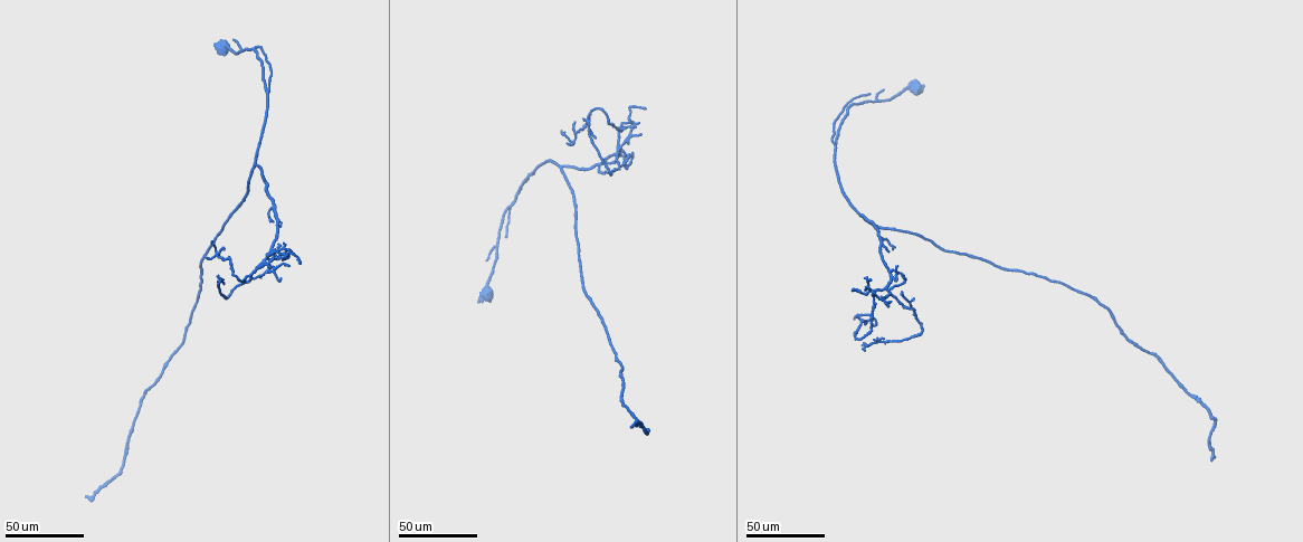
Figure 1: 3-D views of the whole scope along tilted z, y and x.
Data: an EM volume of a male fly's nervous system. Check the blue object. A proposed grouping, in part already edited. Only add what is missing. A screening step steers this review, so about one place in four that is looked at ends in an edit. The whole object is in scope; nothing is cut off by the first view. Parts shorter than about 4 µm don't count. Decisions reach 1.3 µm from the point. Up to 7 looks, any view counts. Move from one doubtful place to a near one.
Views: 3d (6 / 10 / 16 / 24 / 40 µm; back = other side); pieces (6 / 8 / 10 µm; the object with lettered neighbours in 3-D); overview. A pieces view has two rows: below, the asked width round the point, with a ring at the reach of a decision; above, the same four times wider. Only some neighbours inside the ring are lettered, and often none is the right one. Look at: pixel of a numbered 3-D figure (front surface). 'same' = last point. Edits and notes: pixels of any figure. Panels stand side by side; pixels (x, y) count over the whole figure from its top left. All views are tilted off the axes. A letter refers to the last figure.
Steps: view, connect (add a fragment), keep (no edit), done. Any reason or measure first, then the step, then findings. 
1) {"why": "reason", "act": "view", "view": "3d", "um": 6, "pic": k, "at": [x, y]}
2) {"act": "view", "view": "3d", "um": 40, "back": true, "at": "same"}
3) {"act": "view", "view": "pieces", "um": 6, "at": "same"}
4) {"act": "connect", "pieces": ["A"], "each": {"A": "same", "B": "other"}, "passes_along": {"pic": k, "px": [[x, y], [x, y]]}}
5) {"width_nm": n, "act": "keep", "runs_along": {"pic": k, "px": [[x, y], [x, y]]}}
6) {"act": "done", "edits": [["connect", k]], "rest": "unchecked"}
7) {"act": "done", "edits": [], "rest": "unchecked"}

{"why": "thin end", "act": "view", "view": "3d", "um": 24, "pic": 1, "at": [883, 91]}

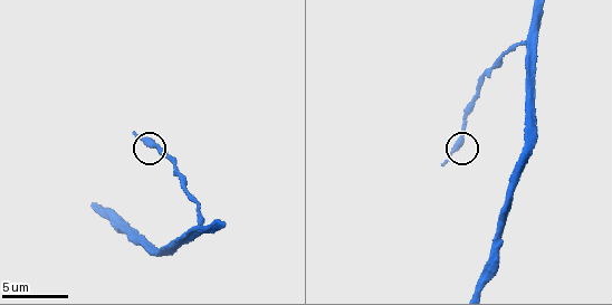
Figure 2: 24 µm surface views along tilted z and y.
{"act": "view", "view": "pieces", "um": 6, "pic": 2, "at": [445, 163]}

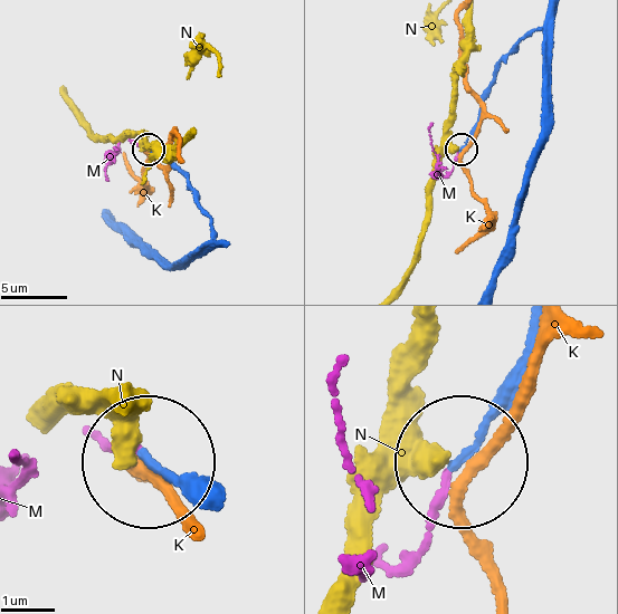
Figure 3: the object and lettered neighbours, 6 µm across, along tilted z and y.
{"act": "connect", "pieces": ["M"], "each": {"K": "other", "M": "same", "N": "other"}, "passes_along": {"pic": 3, "px": [[205, 492], [106, 442]]}, "found": "it goes on there"}

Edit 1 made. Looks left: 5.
{"why": "redraw", "act": "view", "view": "overview"}

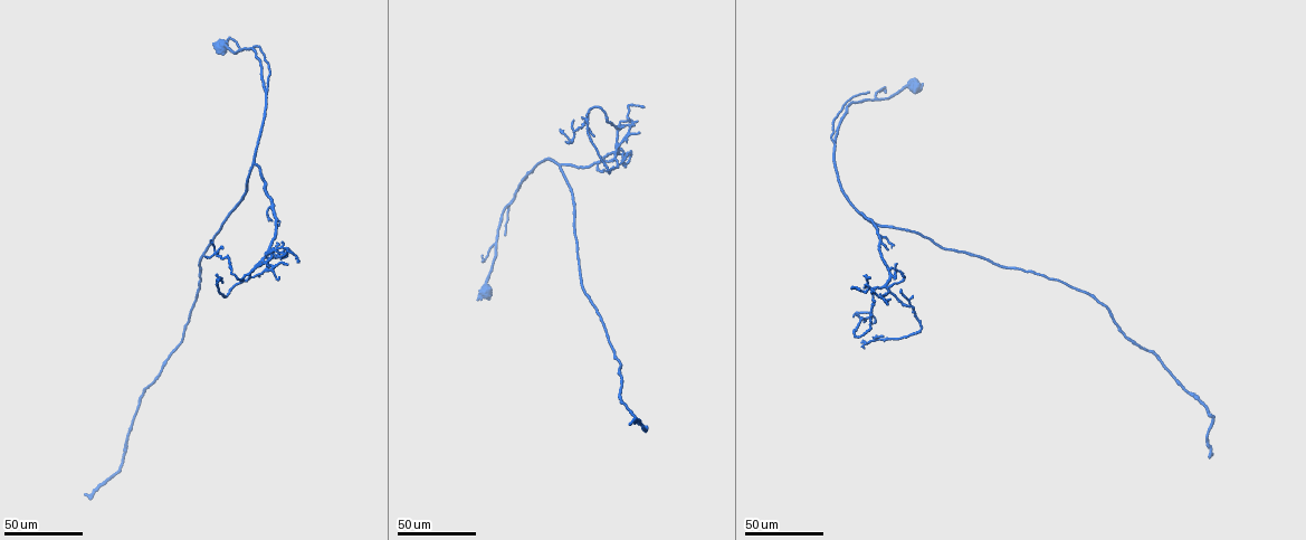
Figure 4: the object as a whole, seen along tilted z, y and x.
{"why": "an open end", "act": "view", "view": "3d", "um": 24, "pic": 4, "at": [868, 275]}

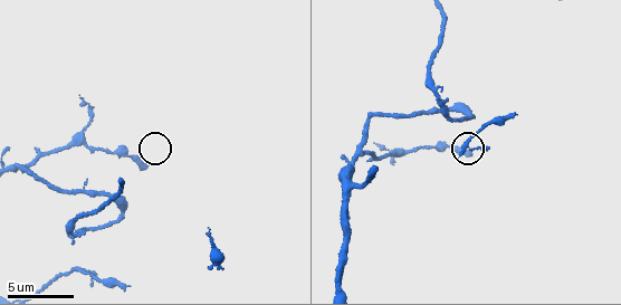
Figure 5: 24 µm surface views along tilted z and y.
{"act": "view", "view": "pieces", "um": 6, "pic": 5, "at": [144, 168]}

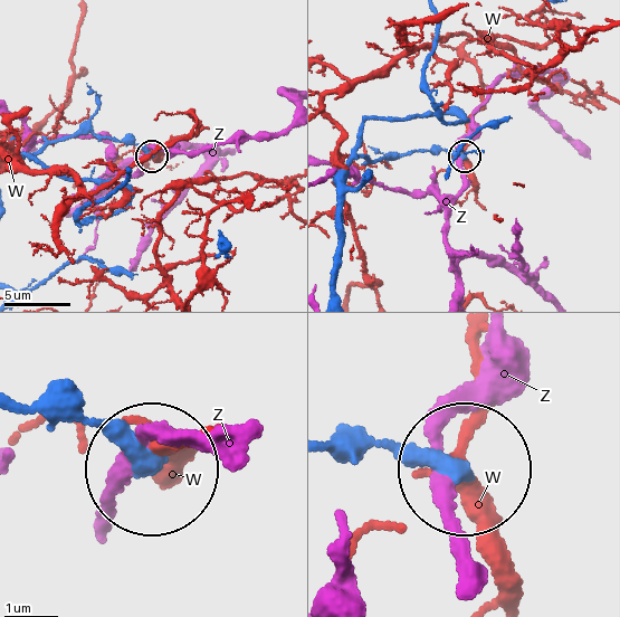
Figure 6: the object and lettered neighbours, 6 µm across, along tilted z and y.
{"act": "keep", "each": {"W": "other", "Z": "other"}, "runs_along": {"pic": 6, "px": [[20, 407], [123, 435], [151, 465]]}, "found": "no lettered fragment goes on from it"}

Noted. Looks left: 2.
{"act": "view", "view": "3d", "um": 24, "pic": 1, "at": [870, 94]}

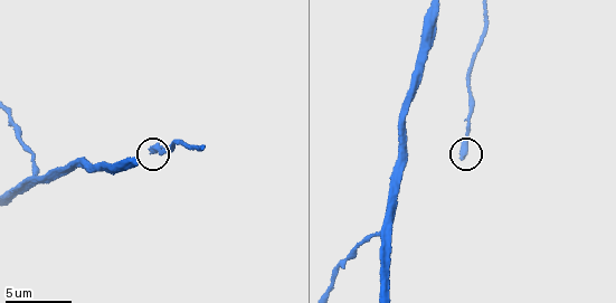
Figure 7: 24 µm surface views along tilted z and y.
{"why": "what lies round it", "act": "view", "view": "pieces", "um": 8, "pic": 7, "at": [151, 150]}

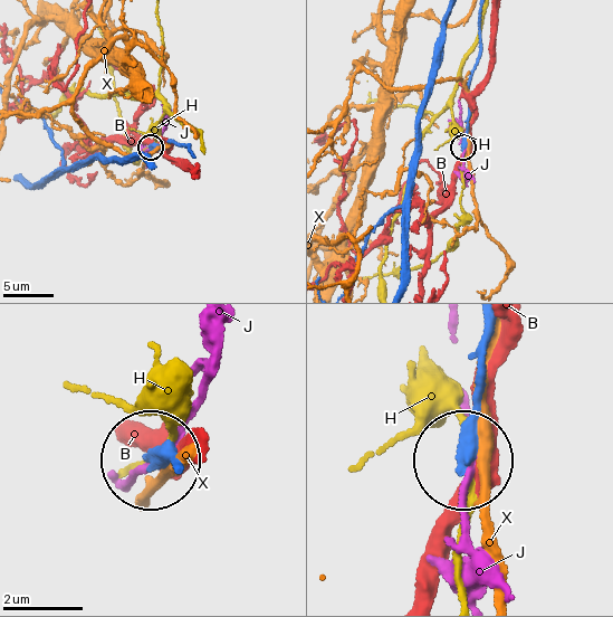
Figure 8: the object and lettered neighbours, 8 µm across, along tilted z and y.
{"width_nm": 320, "act": "keep", "each": {"B": "other", "H": "other", "J": "other", "X": "other"}, "runs_along": {"pic": 8, "px": [[482, 322], [466, 453]]}, "found": "no lettered fragment goes on from it"}

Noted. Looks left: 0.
{"act": "done", "edits": [["connect", 3]], "rest": "unchecked"}

